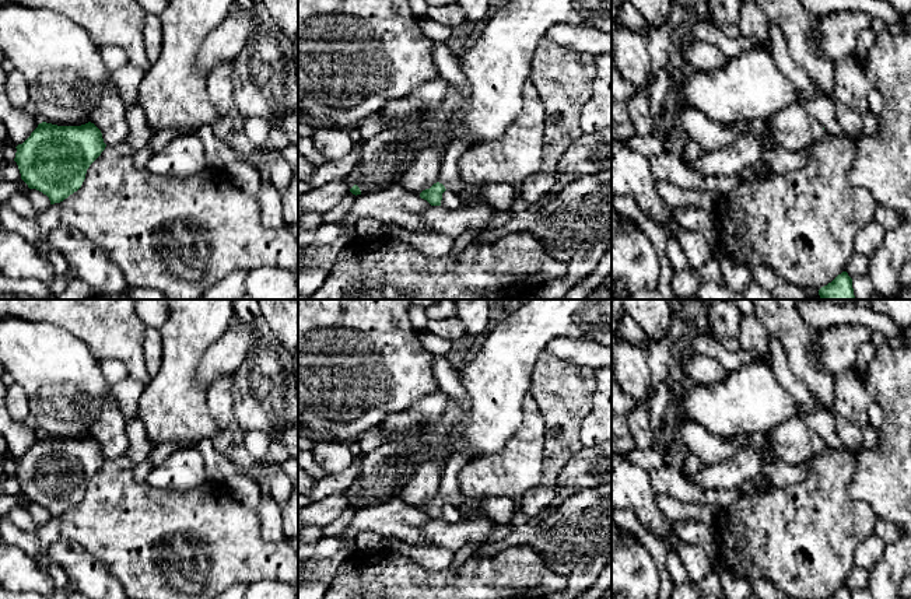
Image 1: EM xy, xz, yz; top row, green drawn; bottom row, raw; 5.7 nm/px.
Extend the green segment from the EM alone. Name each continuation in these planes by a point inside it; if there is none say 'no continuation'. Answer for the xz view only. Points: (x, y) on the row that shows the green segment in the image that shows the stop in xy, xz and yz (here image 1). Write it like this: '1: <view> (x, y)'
1: xz (449, 177)

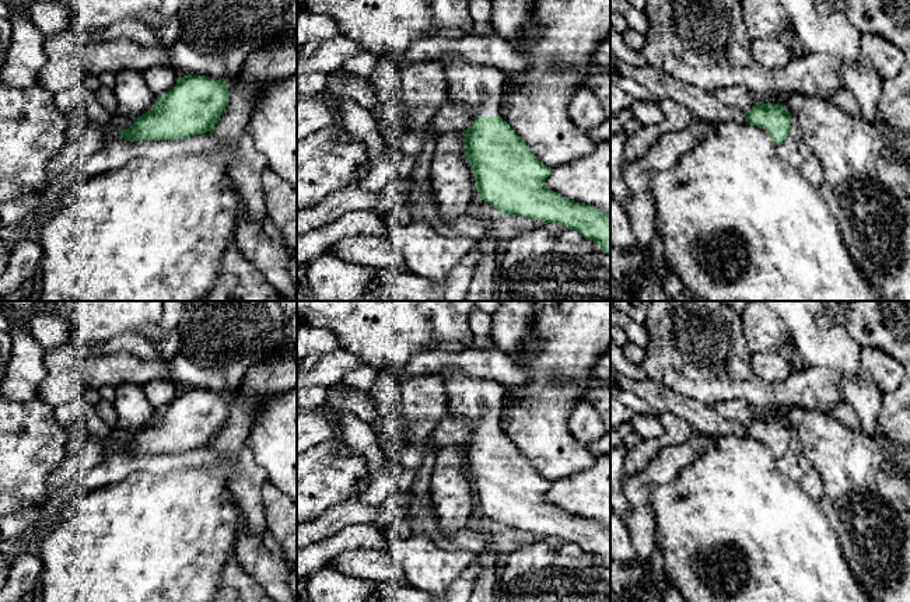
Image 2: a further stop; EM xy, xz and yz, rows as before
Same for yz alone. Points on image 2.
1: yz (702, 104)

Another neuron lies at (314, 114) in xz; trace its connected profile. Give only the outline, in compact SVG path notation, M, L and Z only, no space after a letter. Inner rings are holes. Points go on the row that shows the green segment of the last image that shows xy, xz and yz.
M301 97L297 99L297 140L328 127L337 120L337 113L323 97Z

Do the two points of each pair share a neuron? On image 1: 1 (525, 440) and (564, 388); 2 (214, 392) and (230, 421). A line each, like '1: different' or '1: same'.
1: different
2: same

